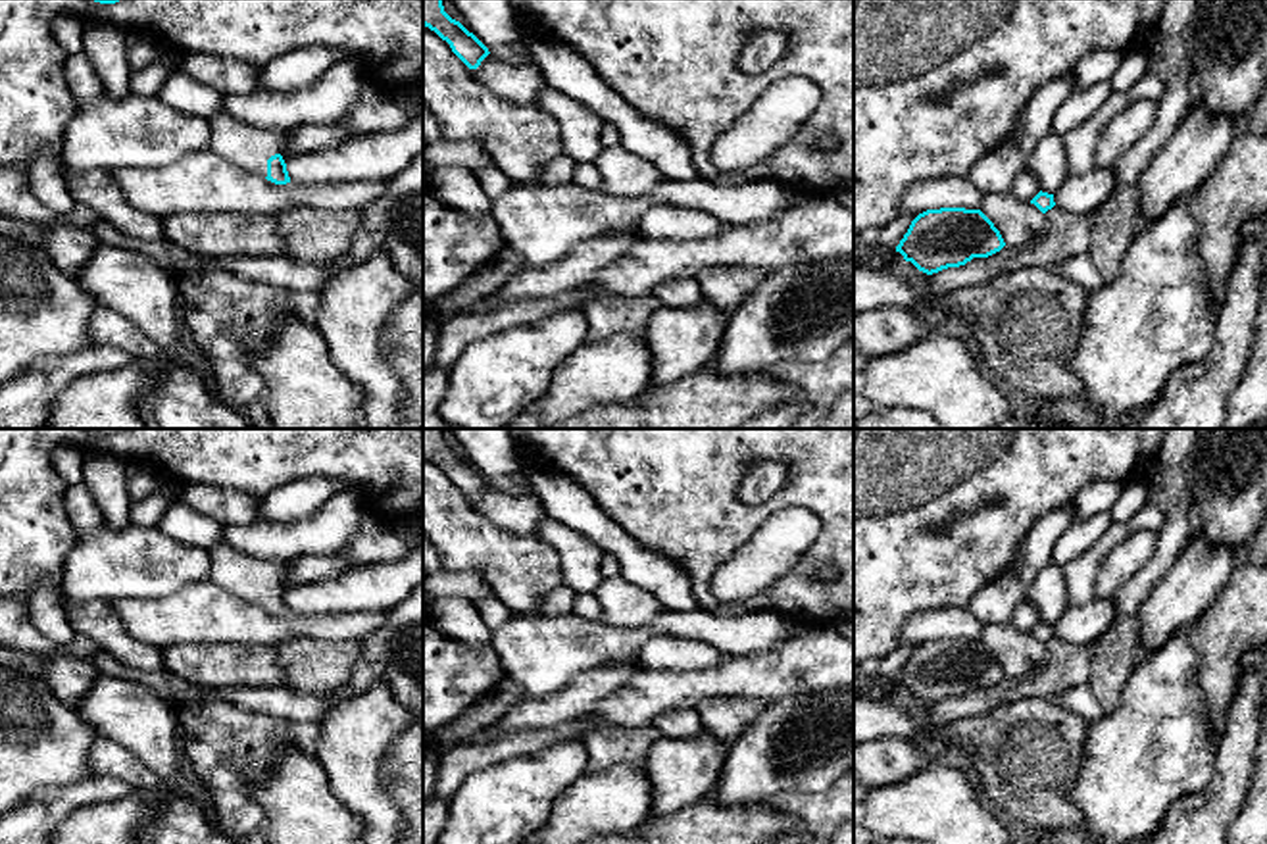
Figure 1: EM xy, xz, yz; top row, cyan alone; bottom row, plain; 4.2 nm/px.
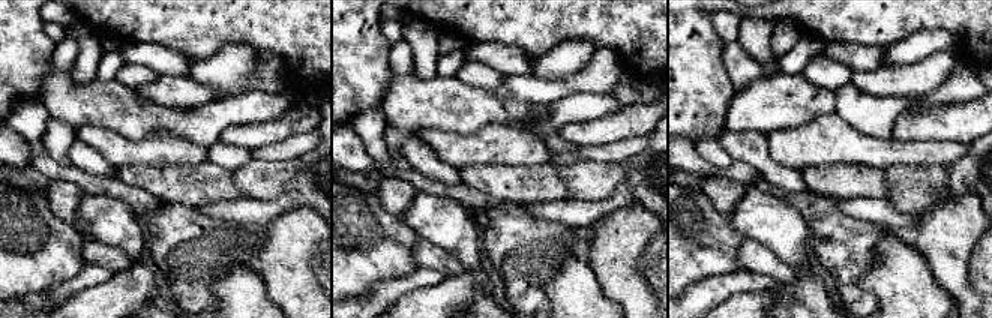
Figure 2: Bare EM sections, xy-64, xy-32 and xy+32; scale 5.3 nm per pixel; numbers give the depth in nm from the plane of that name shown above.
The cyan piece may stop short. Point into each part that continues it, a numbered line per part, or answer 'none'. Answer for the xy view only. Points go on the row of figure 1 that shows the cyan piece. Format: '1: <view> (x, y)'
1: xy (250, 150)

